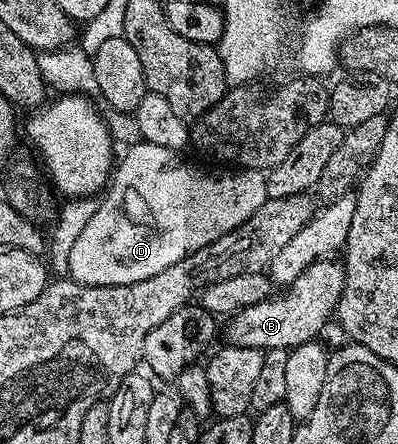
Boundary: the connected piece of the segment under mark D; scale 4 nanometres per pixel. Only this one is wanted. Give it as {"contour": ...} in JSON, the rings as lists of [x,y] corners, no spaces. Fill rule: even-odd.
{"contour":[[[146,142],[136,144],[134,147],[124,148],[123,154],[125,156],[122,159],[120,156],[116,160],[115,170],[107,184],[107,190],[100,196],[95,217],[91,218],[91,221],[84,226],[83,233],[76,238],[75,245],[71,248],[67,275],[76,283],[91,285],[92,287],[114,287],[115,285],[131,285],[135,281],[147,281],[147,277],[155,277],[155,273],[163,273],[163,269],[171,269],[171,265],[175,265],[175,261],[183,261],[183,257],[211,245],[219,237],[231,233],[231,229],[243,225],[243,221],[247,221],[247,217],[251,217],[251,213],[255,213],[255,209],[259,209],[259,205],[263,205],[265,200],[269,198],[267,185],[265,184],[267,175],[263,171],[250,171],[248,169],[208,171],[205,167],[196,167],[195,164],[188,163],[183,157],[184,154],[171,149],[163,149],[163,145],[151,145]]]}

